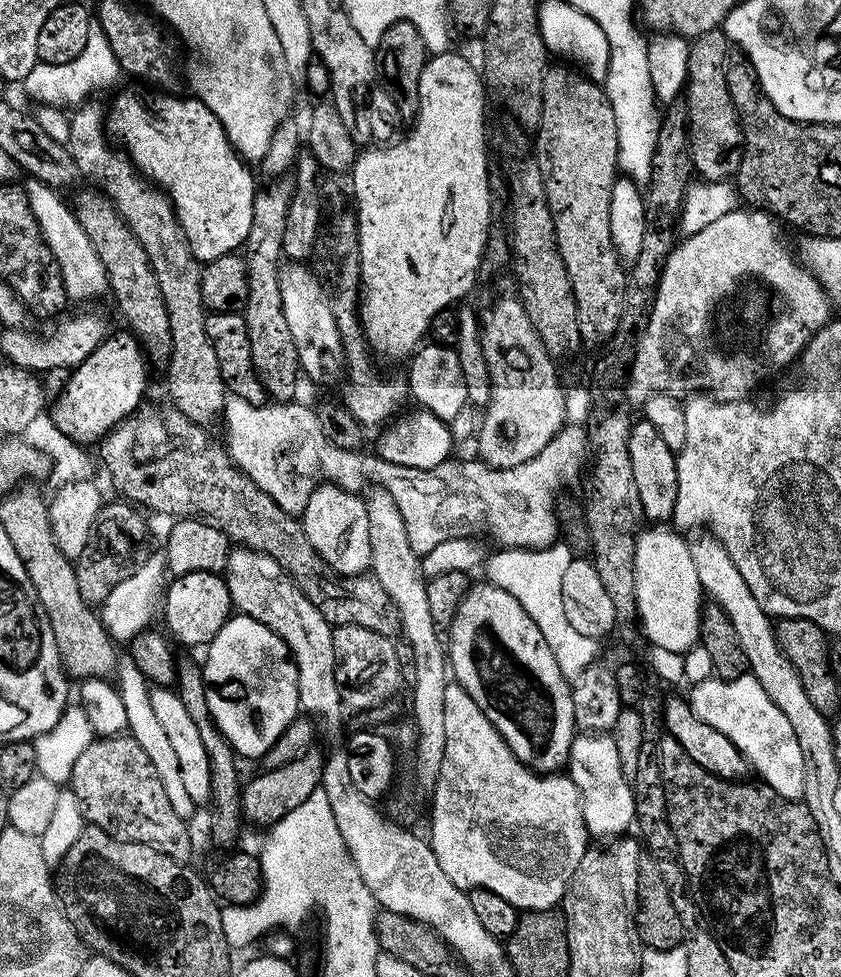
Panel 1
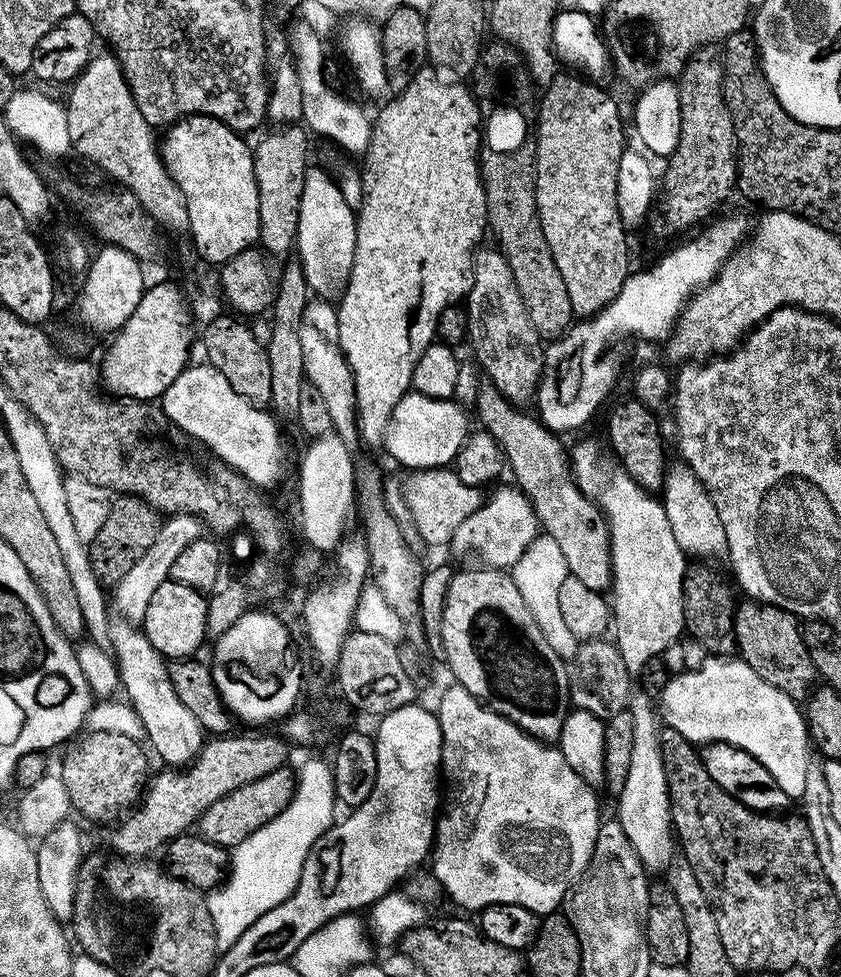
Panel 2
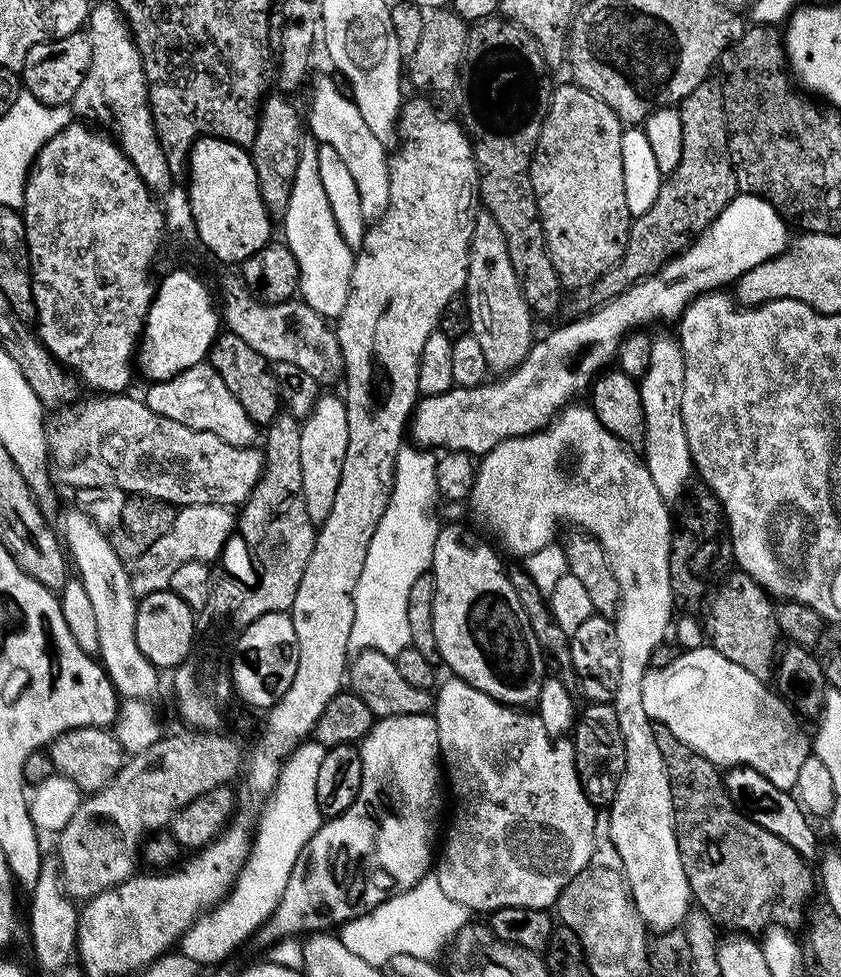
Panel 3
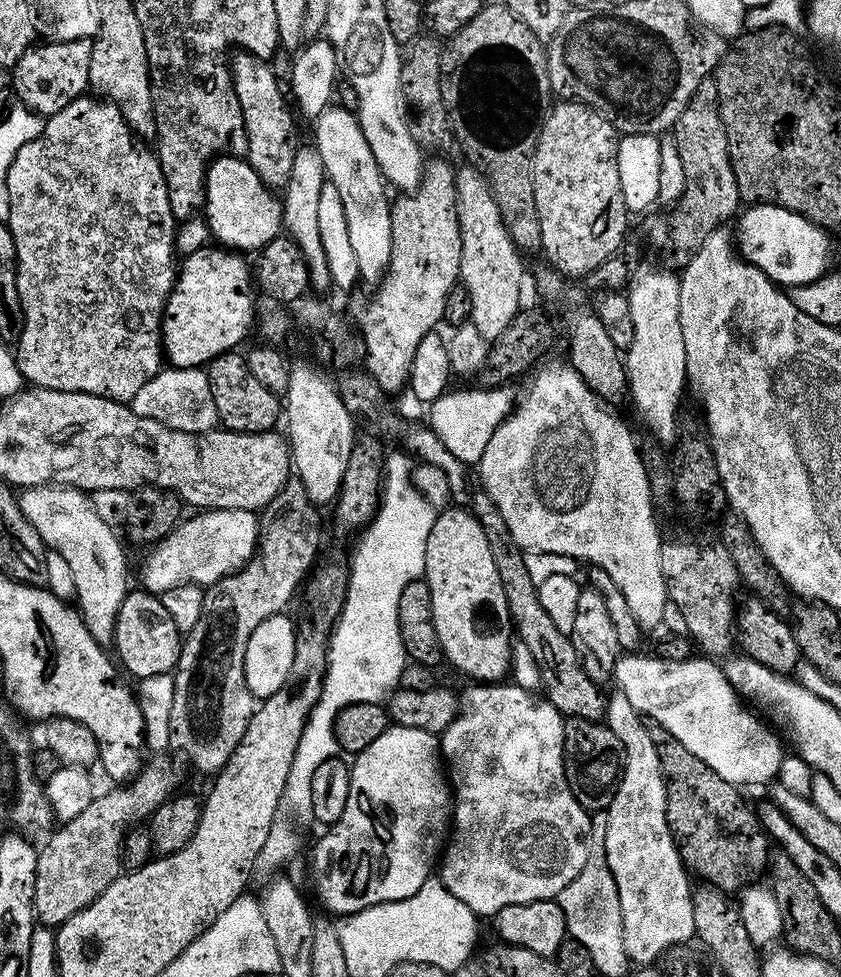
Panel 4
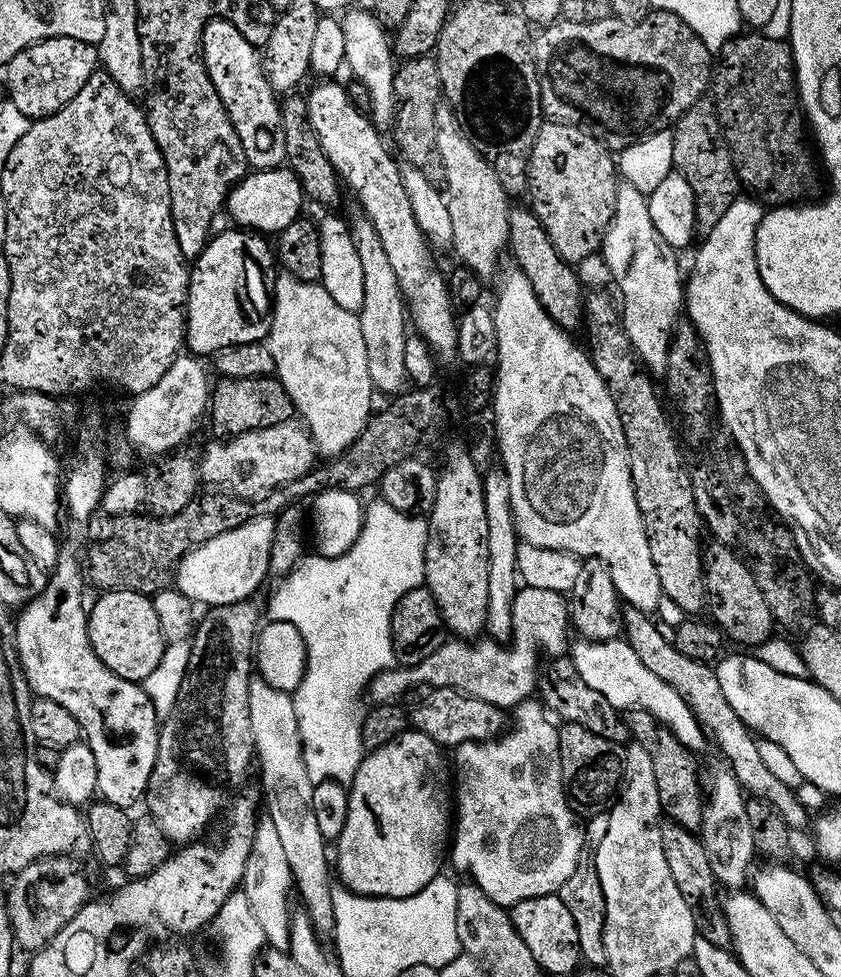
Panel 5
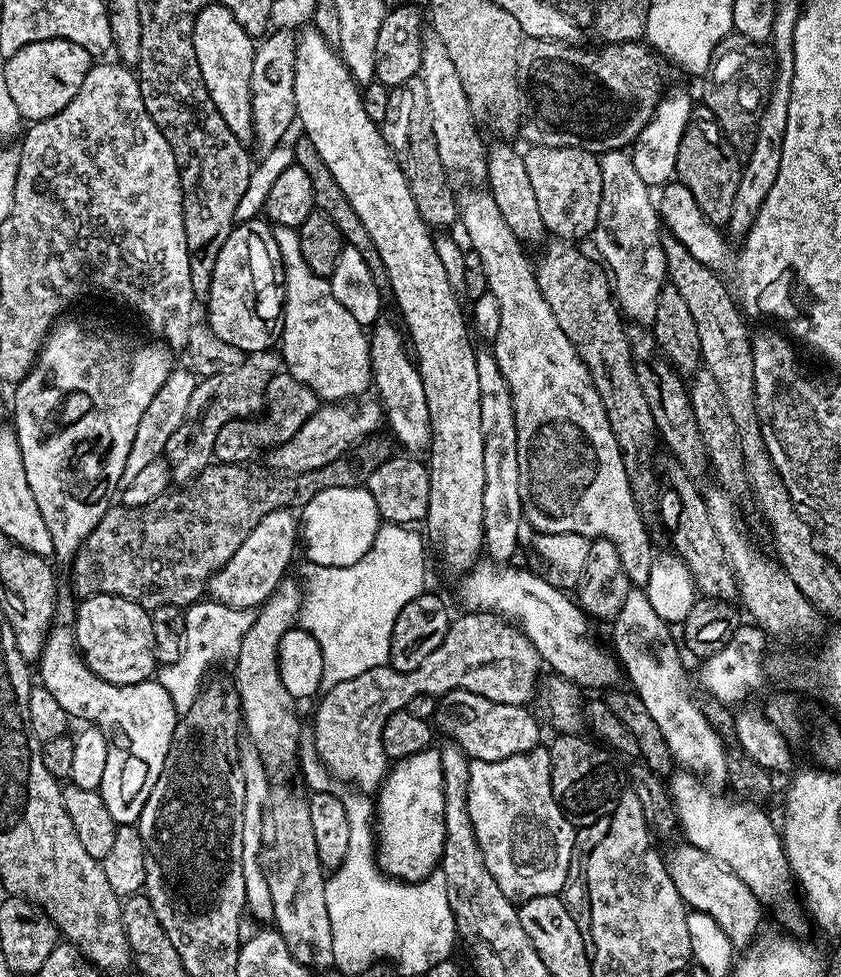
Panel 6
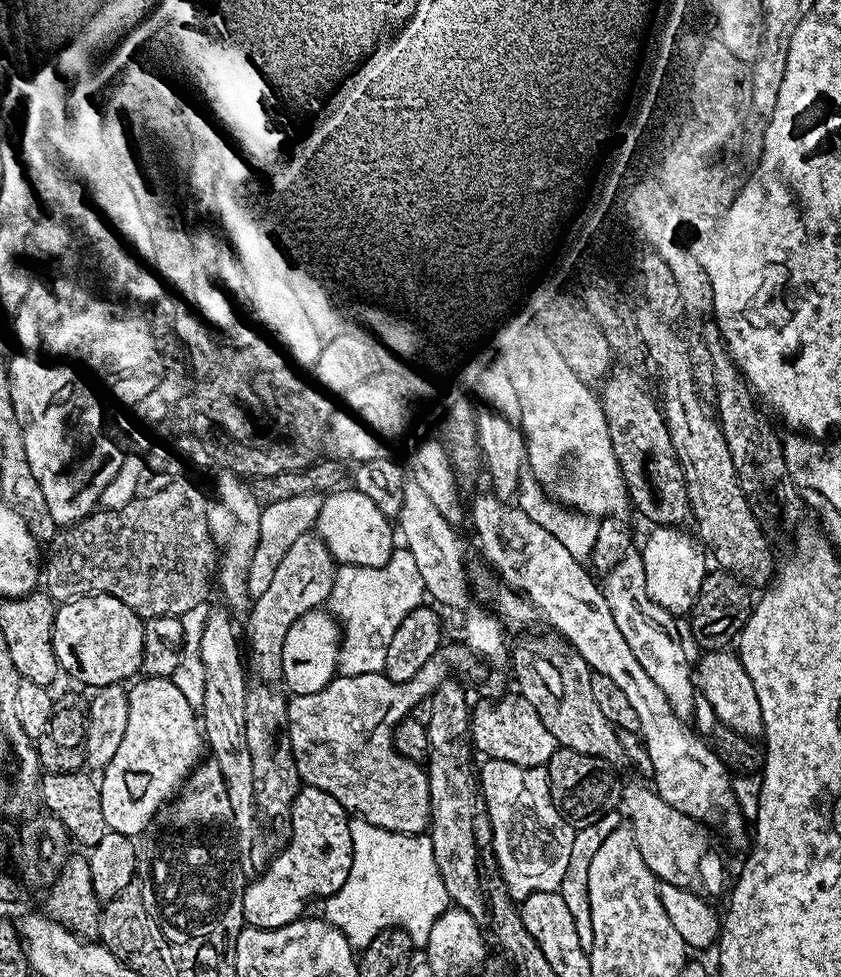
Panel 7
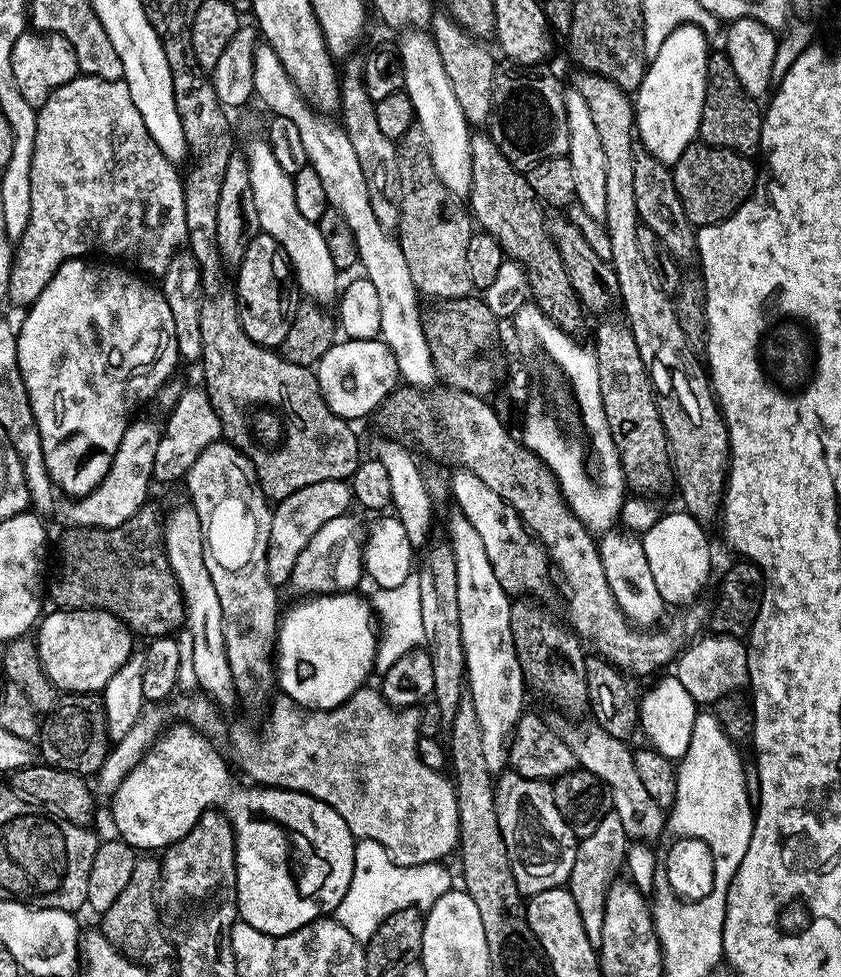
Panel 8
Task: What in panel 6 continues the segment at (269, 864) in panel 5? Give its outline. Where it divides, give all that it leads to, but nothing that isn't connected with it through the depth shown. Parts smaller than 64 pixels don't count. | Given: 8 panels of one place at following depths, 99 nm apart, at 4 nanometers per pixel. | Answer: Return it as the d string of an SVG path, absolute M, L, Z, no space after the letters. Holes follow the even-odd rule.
M241 739L239 765L240 773L243 776L243 790L245 791L242 814L242 874L245 879L247 900L245 907L255 921L266 920L268 922L272 920L273 916L272 896L270 896L270 888L266 882L263 868L259 863L259 854L260 848L266 840L266 811L269 805L272 782L268 780L270 774L261 761L261 756L252 740Z

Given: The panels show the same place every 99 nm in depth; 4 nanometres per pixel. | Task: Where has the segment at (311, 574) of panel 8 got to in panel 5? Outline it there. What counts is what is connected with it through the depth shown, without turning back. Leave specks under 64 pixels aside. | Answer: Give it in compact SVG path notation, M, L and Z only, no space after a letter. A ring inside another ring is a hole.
M253 678L249 684L250 734L255 763L260 763L260 784L264 787L262 804L268 816L274 820L292 871L295 891L300 891L306 913L318 933L328 934L335 926L331 905L334 884L328 881L330 852L324 849L326 841L314 814L314 782L307 776L306 763L303 762L303 746L294 702L289 693L274 690L265 680Z

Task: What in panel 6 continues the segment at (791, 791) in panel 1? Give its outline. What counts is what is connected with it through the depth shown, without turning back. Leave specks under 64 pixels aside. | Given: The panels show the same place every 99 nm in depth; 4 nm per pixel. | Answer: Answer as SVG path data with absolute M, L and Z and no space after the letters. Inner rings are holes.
M477 562L476 565L471 568L471 570L463 577L464 580L460 584L460 604L461 604L461 609L470 611L470 612L494 612L498 616L503 616L505 620L509 622L515 622L520 631L524 633L525 636L527 636L528 641L532 643L538 650L540 654L541 661L545 665L548 664L553 673L558 676L564 676L568 680L573 680L575 684L579 684L581 689L584 690L589 690L588 688L604 688L607 689L609 686L607 684L612 684L616 680L616 670L618 672L618 664L615 659L611 655L610 657L607 656L606 653L603 652L602 649L599 648L598 645L596 645L596 640L594 637L591 636L590 633L588 633L588 624L589 621L586 619L586 616L584 612L581 611L580 606L570 597L568 598L567 594L563 592L565 589L563 587L560 588L555 588L554 585L551 584L550 581L548 580L543 580L542 577L540 576L535 576L534 573L532 572L527 572L526 569L524 568L508 568L512 566L497 566L495 563L492 562Z

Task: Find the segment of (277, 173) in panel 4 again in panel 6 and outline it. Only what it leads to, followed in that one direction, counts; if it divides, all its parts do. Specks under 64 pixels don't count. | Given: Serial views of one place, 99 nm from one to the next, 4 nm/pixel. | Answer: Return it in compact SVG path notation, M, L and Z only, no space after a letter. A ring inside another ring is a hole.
M210 2L196 15L196 21L192 27L192 41L194 42L194 54L198 58L198 70L202 70L202 82L206 82L206 90L218 110L222 114L222 122L230 126L230 134L238 138L241 144L248 146L253 143L252 134L252 95L250 94L250 70L254 66L254 54L256 44L253 37L248 35L246 29L240 25L238 18L226 6L219 2Z

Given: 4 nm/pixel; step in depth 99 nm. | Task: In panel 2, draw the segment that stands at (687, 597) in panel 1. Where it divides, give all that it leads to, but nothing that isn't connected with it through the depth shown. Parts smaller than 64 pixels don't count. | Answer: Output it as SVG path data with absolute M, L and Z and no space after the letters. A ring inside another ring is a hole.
M592 440L570 448L570 467L582 494L603 513L612 552L610 612L614 617L614 643L629 672L638 674L648 660L655 660L684 632L682 582L686 571L684 552L674 542L663 503L645 492L611 455L602 454Z

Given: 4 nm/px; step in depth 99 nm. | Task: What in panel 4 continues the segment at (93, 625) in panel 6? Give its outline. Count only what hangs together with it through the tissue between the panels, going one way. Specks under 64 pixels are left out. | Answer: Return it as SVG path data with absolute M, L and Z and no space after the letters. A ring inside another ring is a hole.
M143 590L129 591L116 615L116 638L114 649L120 655L119 663L124 663L123 671L129 677L136 676L137 681L152 675L166 675L175 669L180 660L182 634L170 618L170 610L162 606L159 595Z

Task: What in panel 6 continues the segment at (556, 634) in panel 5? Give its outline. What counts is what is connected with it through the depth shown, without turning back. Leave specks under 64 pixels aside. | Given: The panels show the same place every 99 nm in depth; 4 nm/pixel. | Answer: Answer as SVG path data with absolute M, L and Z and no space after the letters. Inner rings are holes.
M465 611L460 615L464 616L458 617L457 620L455 617L449 623L446 638L442 638L442 646L438 646L434 654L429 654L422 666L409 672L399 672L390 666L367 670L349 681L340 682L327 689L319 697L320 705L316 708L316 717L312 720L310 731L318 758L327 768L329 777L337 776L338 779L345 780L345 785L365 794L375 793L383 785L390 767L388 755L382 746L382 726L386 726L386 718L390 718L390 714L408 708L411 700L416 700L419 696L439 698L447 692L461 688L467 692L482 694L482 698L490 698L490 702L527 705L528 699L537 695L542 679L542 661L536 647L528 641L519 627L494 612Z

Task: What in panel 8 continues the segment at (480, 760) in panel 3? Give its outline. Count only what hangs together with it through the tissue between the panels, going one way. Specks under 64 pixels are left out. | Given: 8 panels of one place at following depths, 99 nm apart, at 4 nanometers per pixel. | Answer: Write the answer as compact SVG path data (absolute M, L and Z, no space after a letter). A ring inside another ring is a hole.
M505 770L499 773L494 787L498 826L521 893L530 898L542 890L567 885L568 875L574 866L578 837L562 818L558 806L554 806L552 784Z

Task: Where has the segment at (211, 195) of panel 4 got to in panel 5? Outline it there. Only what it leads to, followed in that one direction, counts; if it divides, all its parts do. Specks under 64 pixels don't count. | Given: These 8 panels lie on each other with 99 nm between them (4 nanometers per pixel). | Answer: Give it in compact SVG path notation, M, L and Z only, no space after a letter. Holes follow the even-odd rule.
M281 166L279 168L249 171L248 175L239 180L232 187L232 191L229 192L226 201L226 212L232 215L232 220L236 223L233 225L239 226L241 229L251 230L256 234L269 234L268 232L278 234L282 230L286 230L286 226L290 226L290 222L301 219L303 212L300 211L304 208L304 202L306 203L306 195L299 178L297 178L292 169L287 166Z

